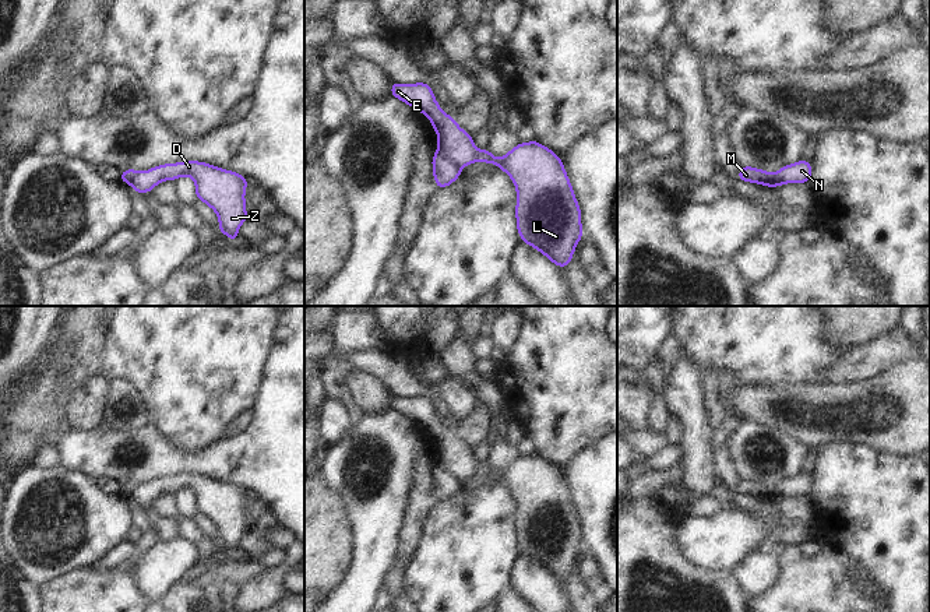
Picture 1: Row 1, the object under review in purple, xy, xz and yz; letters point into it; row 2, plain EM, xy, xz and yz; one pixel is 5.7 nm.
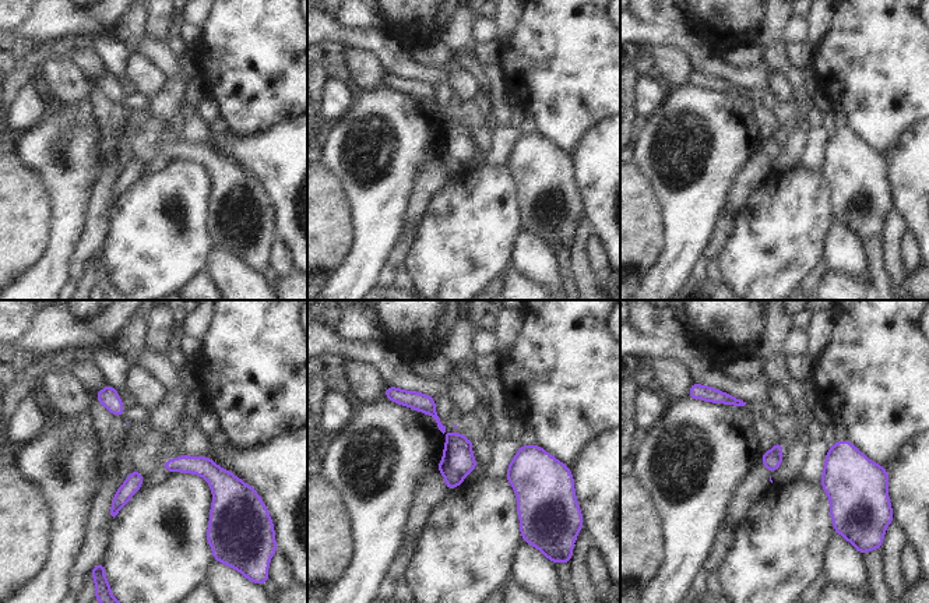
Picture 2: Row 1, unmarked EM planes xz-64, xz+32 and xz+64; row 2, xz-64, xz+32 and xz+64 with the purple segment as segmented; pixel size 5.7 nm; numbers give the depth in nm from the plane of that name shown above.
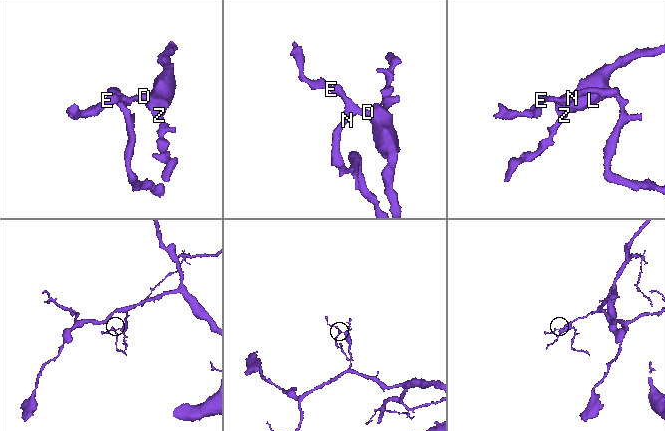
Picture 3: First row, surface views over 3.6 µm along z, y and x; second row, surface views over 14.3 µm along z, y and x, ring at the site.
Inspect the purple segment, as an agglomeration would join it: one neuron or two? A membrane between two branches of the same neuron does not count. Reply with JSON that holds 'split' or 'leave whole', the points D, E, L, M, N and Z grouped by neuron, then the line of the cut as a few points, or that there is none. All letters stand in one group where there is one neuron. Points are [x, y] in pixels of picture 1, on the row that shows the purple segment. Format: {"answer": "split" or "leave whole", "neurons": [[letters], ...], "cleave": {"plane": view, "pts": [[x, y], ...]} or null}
{"answer": "split", "neurons": [["D", "E", "L", "M", "Z"], ["N"]], "cleave": {"plane": "xz", "pts": [[439, 150], [460, 169]]}}

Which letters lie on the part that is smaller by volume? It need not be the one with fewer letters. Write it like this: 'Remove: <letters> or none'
Remove: N

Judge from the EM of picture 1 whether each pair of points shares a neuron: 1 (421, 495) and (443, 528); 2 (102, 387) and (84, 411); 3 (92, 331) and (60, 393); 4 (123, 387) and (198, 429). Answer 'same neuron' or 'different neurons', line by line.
1: different neurons
2: same neuron
3: same neuron
4: different neurons

